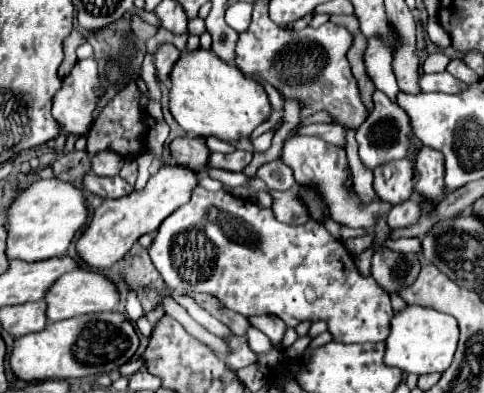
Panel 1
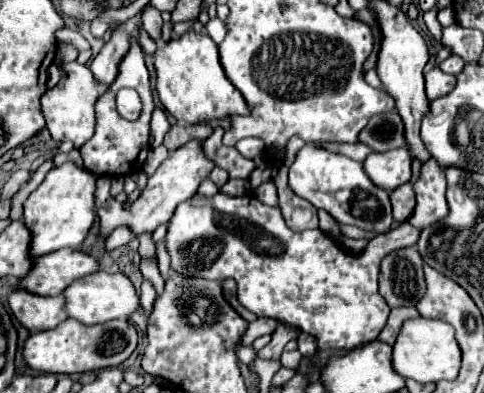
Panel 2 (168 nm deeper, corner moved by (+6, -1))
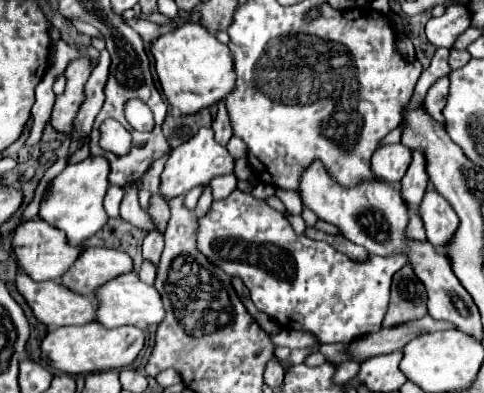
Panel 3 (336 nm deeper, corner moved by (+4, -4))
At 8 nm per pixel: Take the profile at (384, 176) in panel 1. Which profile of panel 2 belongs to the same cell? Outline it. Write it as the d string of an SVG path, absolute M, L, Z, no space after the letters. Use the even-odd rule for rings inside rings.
M407 148L371 152L363 166L373 184L389 192L411 180L411 154Z

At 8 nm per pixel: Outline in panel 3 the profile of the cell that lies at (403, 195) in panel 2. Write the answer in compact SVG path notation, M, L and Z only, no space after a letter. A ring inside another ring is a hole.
M419 151L413 153L413 163L407 171L407 175L401 179L399 189L401 189L401 197L403 201L409 205L419 205L427 187L427 171L425 171L425 163L423 163L423 155Z

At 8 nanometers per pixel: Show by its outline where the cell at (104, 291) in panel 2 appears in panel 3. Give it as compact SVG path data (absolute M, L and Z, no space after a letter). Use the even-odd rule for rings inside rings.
M123 273L107 283L103 283L95 291L97 299L97 311L95 311L95 321L99 321L103 327L113 329L121 325L135 325L135 327L147 327L147 325L159 325L163 321L163 303L155 287L145 285L139 281L137 273Z

